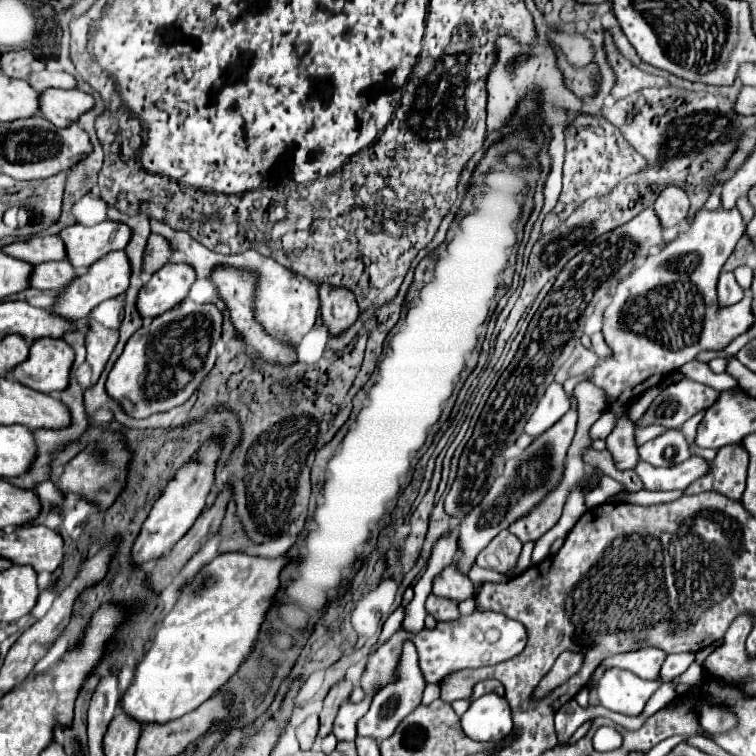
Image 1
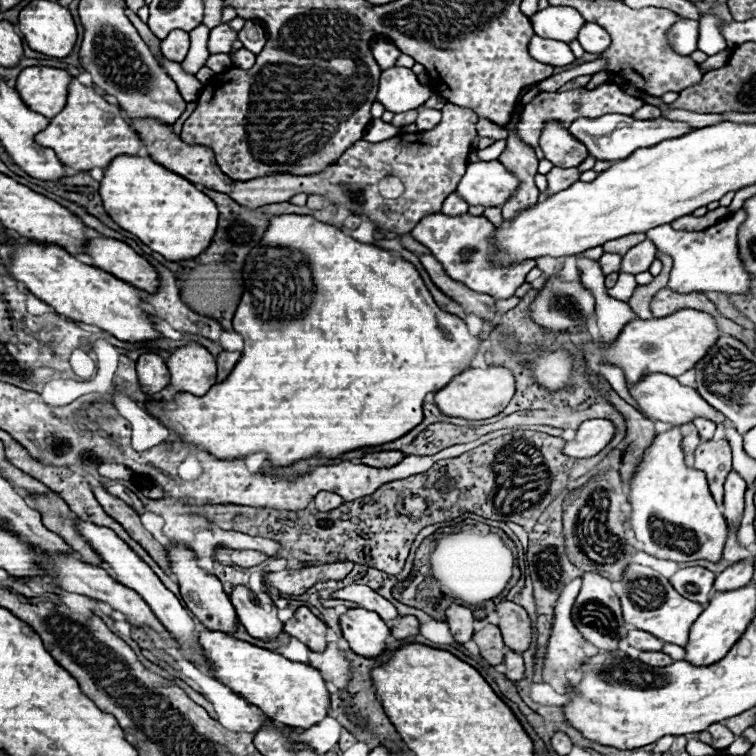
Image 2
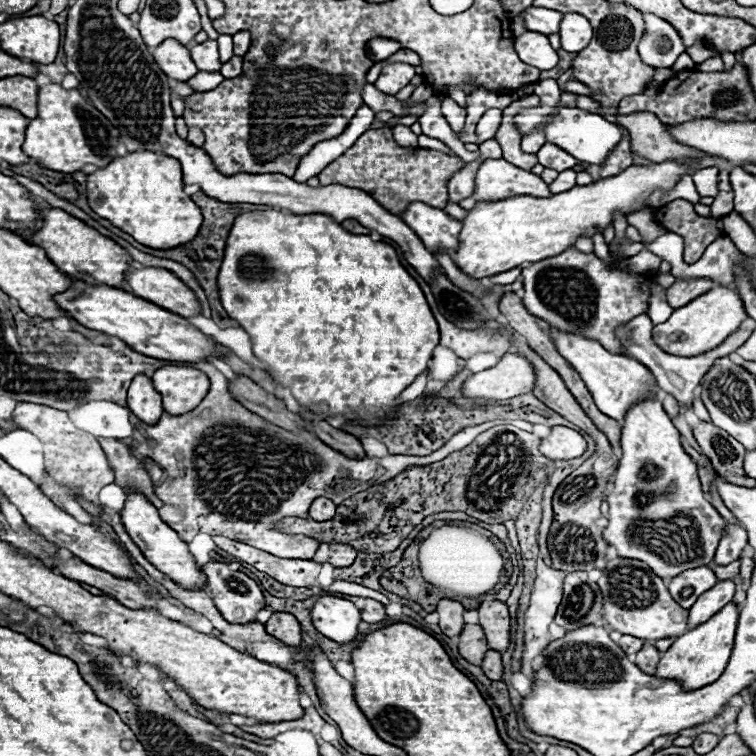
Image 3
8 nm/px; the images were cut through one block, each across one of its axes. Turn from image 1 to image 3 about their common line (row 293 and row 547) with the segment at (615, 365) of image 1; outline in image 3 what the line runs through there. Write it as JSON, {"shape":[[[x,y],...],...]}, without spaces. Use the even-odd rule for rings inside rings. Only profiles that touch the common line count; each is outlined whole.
{"shape":[[[644,400],[628,410],[622,430],[622,460],[616,470],[614,490],[608,494],[608,504],[610,520],[604,530],[604,538],[616,546],[622,558],[646,562],[660,578],[674,578],[686,568],[710,564],[726,528],[726,520],[706,500],[698,478],[698,466],[684,452],[680,444],[680,432],[664,412],[660,400]]]}

